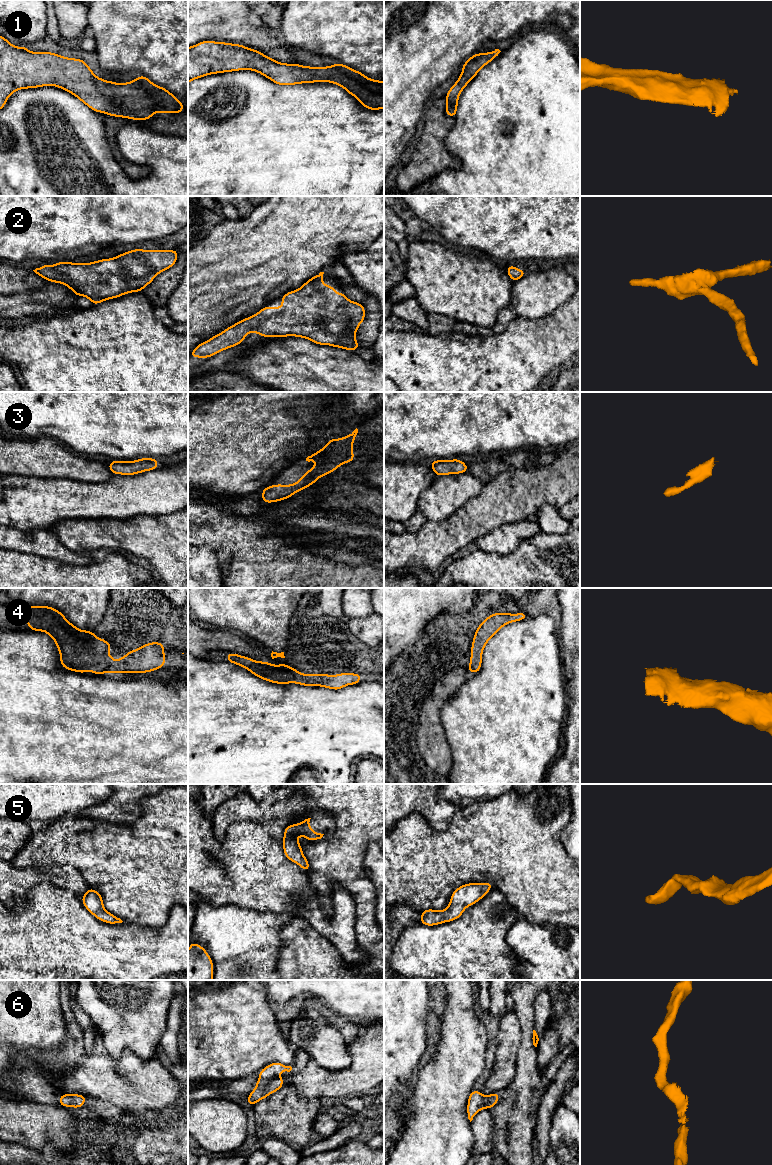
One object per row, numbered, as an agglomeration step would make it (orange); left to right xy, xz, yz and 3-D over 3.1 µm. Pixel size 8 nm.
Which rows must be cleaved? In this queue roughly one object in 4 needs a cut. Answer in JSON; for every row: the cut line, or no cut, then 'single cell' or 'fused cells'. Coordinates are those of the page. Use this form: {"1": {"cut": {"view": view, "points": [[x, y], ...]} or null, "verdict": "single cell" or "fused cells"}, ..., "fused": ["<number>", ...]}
{"1": {"cut": null, "verdict": "single cell"}, "2": {"cut": null, "verdict": "single cell"}, "3": {"cut": null, "verdict": "single cell"}, "4": {"cut": null, "verdict": "single cell"}, "5": {"cut": null, "verdict": "single cell"}, "6": {"cut": null, "verdict": "single cell"}, "fused": []}

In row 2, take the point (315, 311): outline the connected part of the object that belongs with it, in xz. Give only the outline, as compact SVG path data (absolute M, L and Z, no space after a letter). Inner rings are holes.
M320 272L299 289L284 294L281 297L282 307L263 307L258 313L198 344L189 356L200 359L212 357L241 344L248 333L258 333L261 337L302 337L318 345L329 345L348 351L357 350L360 345L355 336L358 327L365 321L365 308L363 304L347 299L345 293L336 292L332 285L324 285L323 274L324 272Z

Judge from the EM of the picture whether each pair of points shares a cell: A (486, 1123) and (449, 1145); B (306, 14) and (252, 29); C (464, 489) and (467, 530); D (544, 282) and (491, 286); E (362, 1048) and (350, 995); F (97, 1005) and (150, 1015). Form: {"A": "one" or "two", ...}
{"A": "two", "B": "two", "C": "two", "D": "two", "E": "two", "F": "one"}

